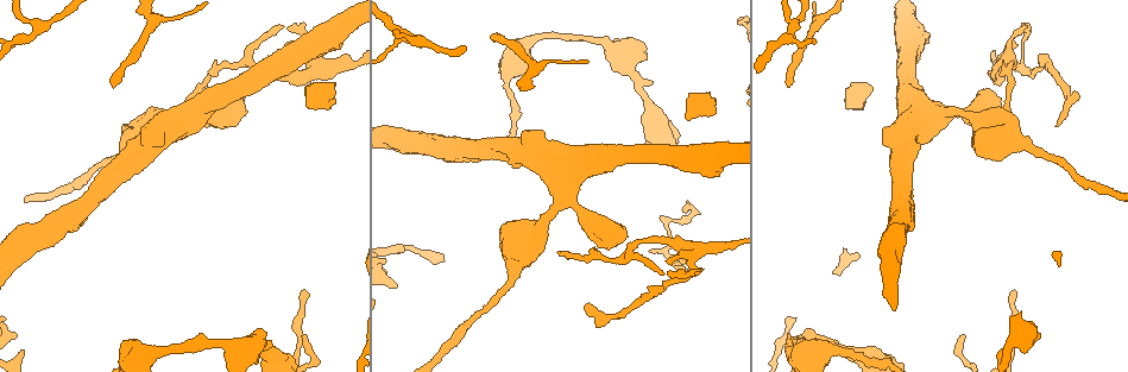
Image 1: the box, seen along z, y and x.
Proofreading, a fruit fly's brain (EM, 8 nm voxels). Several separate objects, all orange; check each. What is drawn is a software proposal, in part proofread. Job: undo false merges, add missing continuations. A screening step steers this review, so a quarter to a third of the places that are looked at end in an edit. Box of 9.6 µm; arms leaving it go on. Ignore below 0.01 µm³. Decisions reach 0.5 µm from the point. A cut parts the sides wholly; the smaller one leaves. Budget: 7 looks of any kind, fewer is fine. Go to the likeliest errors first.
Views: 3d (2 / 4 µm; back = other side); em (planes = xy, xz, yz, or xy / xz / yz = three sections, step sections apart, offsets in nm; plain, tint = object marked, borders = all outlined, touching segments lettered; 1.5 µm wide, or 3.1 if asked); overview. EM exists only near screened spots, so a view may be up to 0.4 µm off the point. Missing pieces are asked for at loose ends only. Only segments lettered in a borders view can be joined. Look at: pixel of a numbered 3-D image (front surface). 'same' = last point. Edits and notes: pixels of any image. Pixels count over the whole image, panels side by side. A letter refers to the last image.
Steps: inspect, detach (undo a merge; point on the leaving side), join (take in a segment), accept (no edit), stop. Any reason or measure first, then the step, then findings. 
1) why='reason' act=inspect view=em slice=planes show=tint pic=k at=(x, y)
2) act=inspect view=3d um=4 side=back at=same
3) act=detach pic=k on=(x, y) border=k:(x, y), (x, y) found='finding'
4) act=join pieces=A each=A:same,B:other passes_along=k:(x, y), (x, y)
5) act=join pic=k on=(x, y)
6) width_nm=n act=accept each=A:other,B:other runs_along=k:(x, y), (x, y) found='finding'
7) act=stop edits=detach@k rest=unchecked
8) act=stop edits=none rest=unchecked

why='free end' act=inspect view=em slice=yz step=8 show=borders pic=1 at=(494, 34)

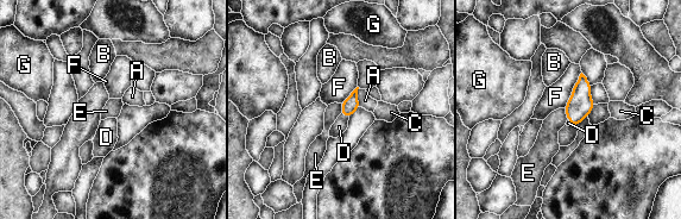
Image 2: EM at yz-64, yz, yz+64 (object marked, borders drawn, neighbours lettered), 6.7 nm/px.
act=inspect view=em slice=planes show=borders at=same

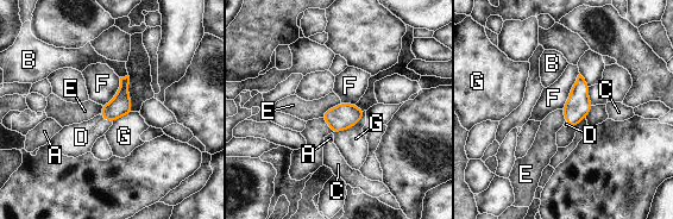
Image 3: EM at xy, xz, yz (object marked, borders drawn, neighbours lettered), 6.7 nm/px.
width_nm=140 act=join pieces=D each=A:other,B:other,C:other,D:same,E:other,F:other,G:other found='the neuron continues'

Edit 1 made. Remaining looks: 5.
why='long arm stops here' act=inspect view=em slice=planes show=plain pic=1 at=(204, 126)

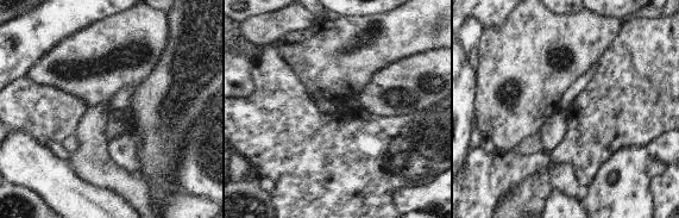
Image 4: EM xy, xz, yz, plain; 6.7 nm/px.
act=inspect view=em slice=planes show=borders at=same

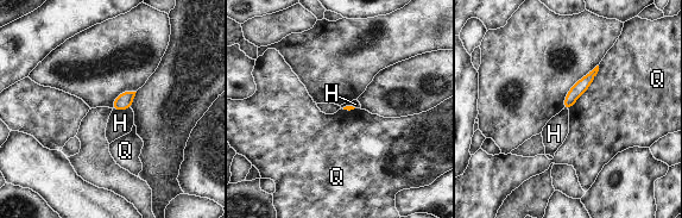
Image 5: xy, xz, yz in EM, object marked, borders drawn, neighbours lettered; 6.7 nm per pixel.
act=accept each=H:other,Q:other border=5:(599, 66), (591, 86), (568, 110) found='none of them fits'

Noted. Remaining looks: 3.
why='branch stops here' act=inspect view=3d um=4 pic=1 at=(683, 260)

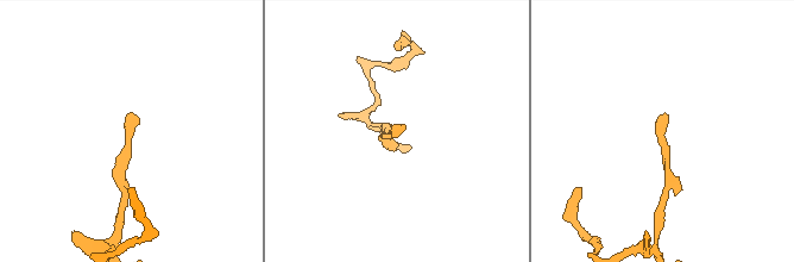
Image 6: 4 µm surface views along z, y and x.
act=inspect view=em slice=xy step=4 show=tint pic=6 at=(665, 116)

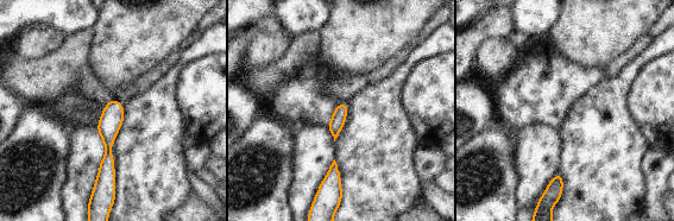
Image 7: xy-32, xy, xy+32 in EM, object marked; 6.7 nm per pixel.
act=inspect view=em slice=planes show=borders at=same

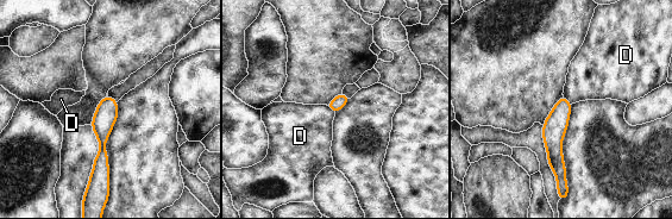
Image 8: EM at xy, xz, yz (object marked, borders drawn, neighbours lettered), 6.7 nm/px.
width_nm=90 act=accept each=D:other border=8:(325, 105), (334, 113) found='no lettered segment goes on from it'

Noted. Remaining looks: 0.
act=stop edits=join@3 rest=unchecked

